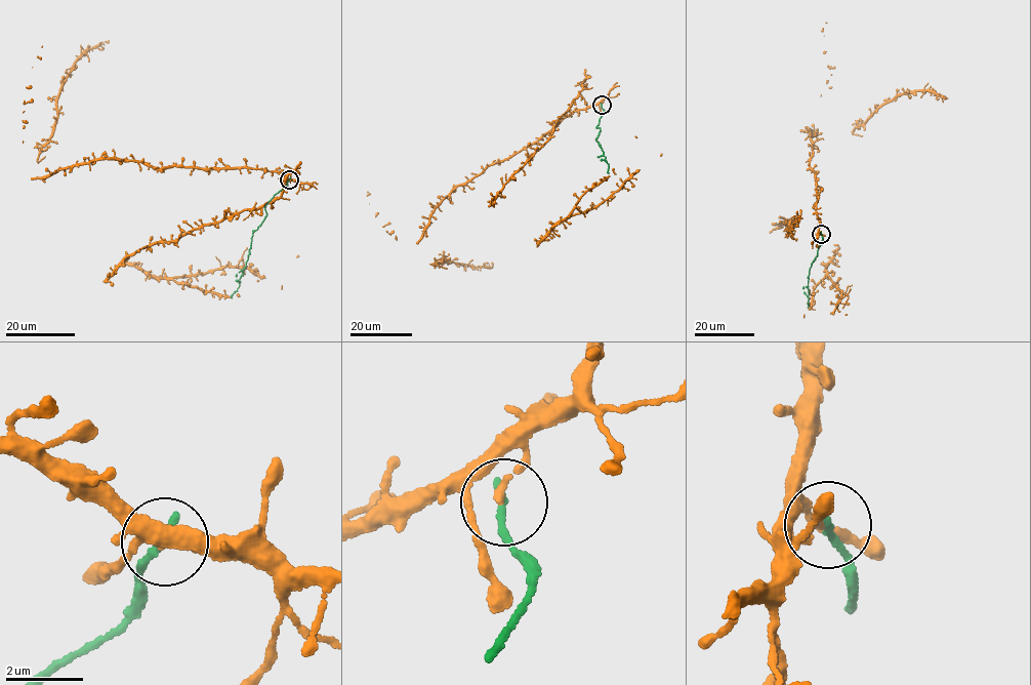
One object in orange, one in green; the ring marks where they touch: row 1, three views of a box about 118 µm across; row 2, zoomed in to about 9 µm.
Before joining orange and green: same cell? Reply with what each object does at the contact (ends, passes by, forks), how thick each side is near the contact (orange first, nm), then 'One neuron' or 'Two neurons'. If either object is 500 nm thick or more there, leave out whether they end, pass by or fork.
At the ring orange ends. At the ring green ends. Thickness 180 nm (orange) against 220 nm. Two neurons

